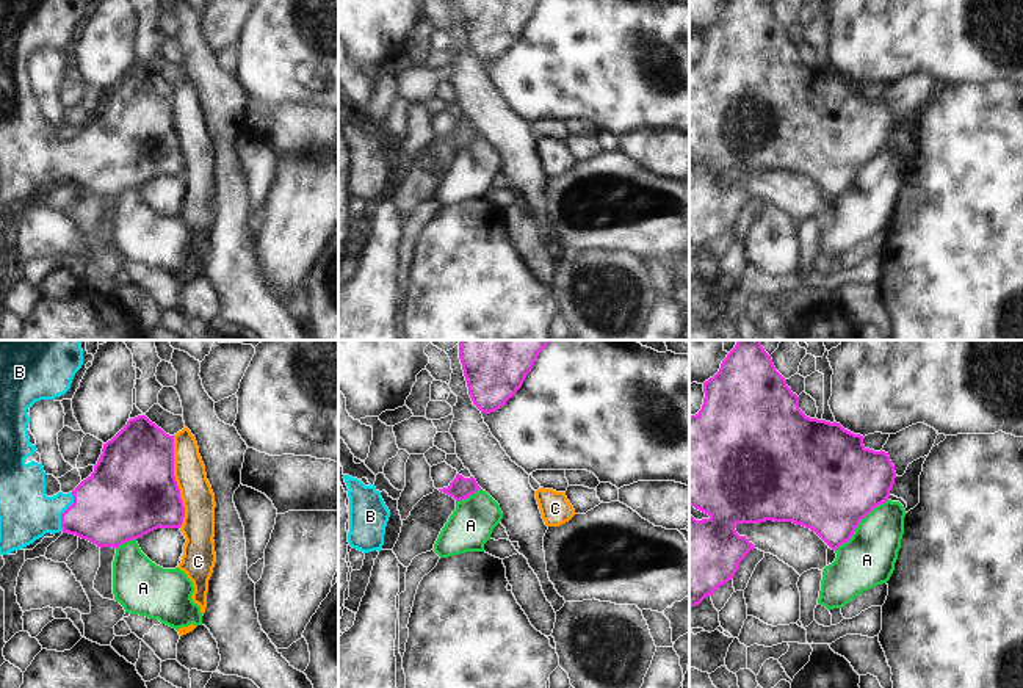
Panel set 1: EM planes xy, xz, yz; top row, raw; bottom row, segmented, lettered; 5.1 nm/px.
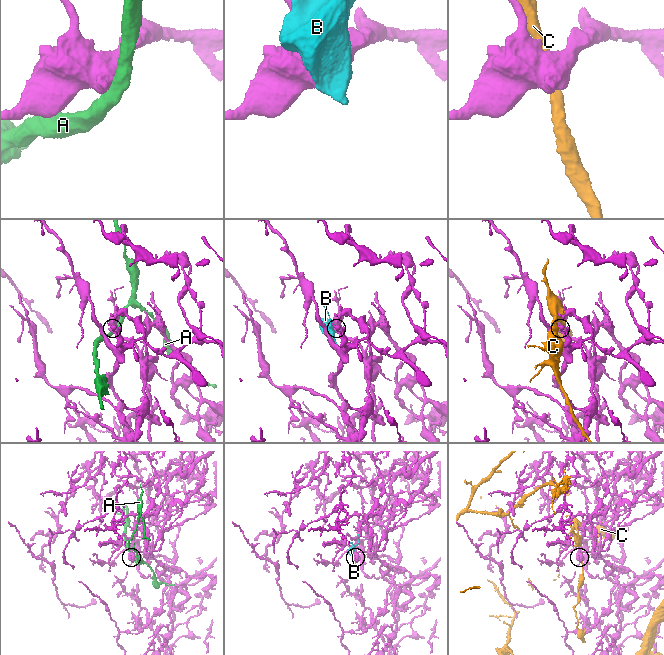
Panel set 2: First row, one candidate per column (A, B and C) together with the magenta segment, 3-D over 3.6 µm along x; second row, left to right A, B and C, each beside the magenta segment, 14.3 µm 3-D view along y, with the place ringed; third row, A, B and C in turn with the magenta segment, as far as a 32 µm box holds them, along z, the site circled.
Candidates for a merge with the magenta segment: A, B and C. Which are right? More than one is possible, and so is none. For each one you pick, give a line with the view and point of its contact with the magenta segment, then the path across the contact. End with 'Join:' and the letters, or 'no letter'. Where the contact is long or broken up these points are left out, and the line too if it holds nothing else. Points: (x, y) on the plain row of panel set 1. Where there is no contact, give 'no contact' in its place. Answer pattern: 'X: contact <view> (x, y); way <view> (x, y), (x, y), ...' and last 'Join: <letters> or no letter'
B: contact xy (65, 160); way xy (112, 155), (65, 160), (25, 160)
Join: B

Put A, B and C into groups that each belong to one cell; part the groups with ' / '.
A / B / C

